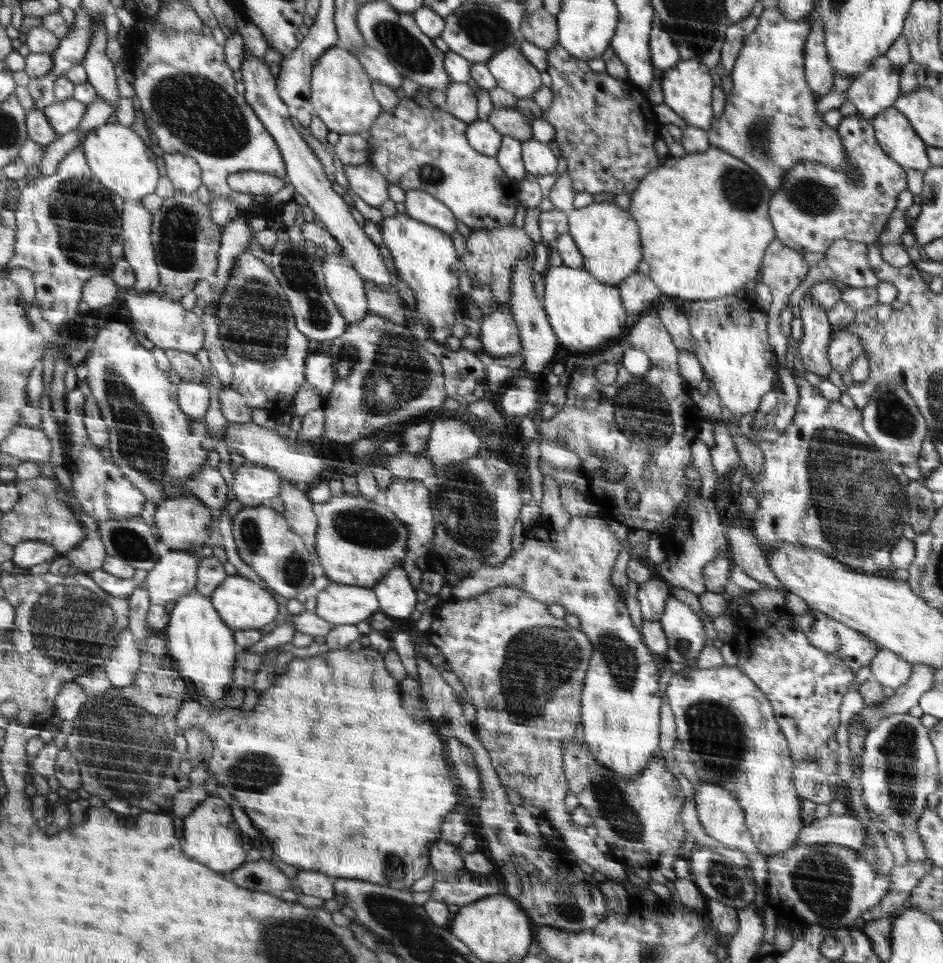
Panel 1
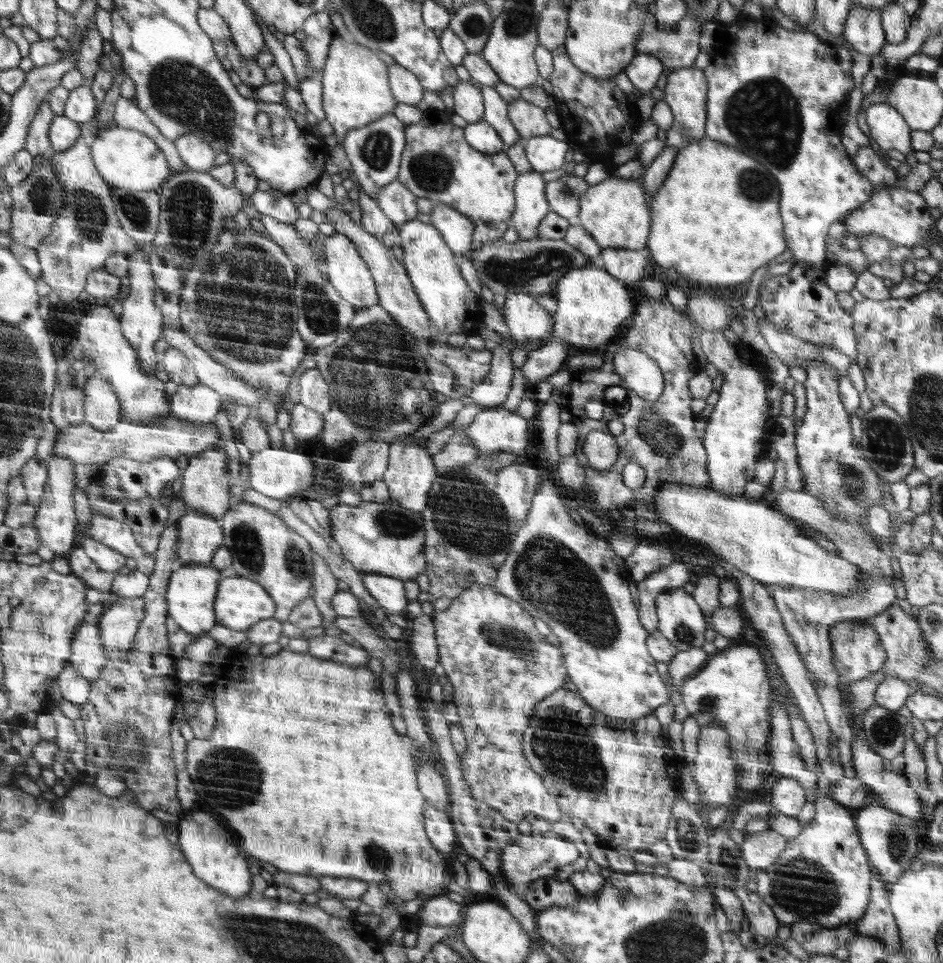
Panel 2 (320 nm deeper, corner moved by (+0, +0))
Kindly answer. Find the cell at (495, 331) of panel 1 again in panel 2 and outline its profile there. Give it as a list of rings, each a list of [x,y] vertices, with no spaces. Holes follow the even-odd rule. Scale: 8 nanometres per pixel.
[[[531,293],[508,295],[504,310],[502,315],[512,334],[513,342],[518,346],[524,347],[524,342],[530,340],[538,344],[553,331],[550,314],[534,300]]]

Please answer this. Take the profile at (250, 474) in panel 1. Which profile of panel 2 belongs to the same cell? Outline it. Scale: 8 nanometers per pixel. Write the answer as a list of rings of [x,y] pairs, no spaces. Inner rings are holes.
[[[268,448],[267,450],[252,453],[252,457],[246,463],[250,470],[248,482],[250,486],[260,494],[270,498],[284,500],[300,490],[306,490],[312,482],[312,462],[296,450],[286,450],[286,448]]]

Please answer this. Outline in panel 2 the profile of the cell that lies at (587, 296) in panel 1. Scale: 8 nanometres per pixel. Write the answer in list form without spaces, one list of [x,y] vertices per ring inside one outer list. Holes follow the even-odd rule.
[[[592,264],[569,270],[554,286],[553,295],[557,298],[558,308],[551,336],[578,347],[606,346],[606,342],[617,334],[620,324],[634,312],[626,283]]]

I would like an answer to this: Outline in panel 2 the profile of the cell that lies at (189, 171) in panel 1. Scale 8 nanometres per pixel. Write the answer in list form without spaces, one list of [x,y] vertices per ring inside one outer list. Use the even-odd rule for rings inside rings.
[[[188,133],[175,140],[175,147],[186,170],[205,172],[214,165],[215,148],[196,133]]]

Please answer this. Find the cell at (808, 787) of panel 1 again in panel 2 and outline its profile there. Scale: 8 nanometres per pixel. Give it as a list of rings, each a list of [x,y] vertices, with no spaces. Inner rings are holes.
[[[780,777],[771,791],[771,808],[780,814],[796,817],[806,804],[805,791],[797,780]]]

